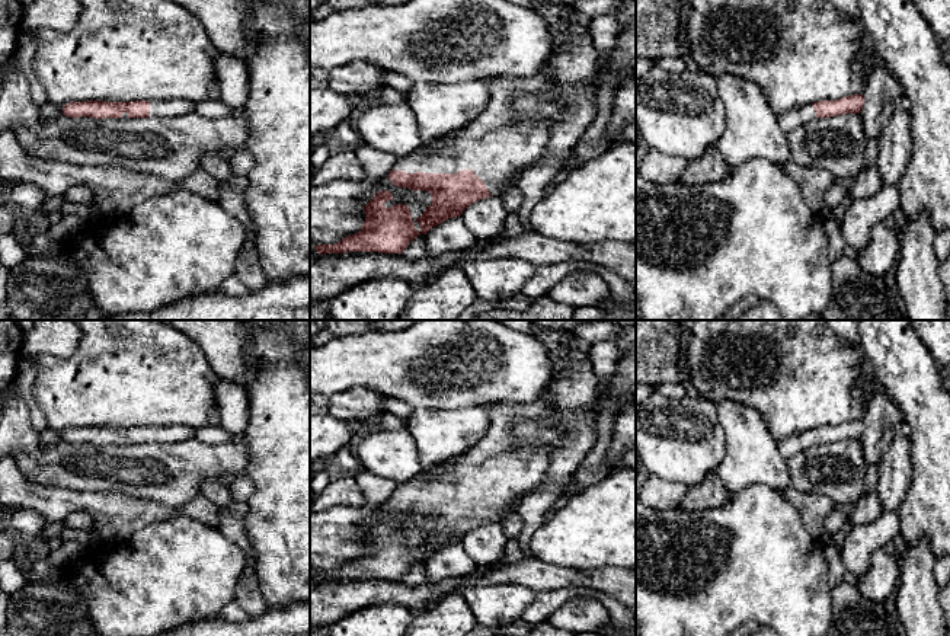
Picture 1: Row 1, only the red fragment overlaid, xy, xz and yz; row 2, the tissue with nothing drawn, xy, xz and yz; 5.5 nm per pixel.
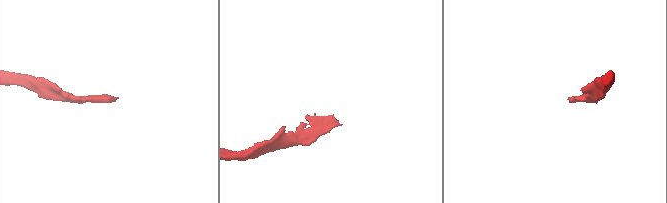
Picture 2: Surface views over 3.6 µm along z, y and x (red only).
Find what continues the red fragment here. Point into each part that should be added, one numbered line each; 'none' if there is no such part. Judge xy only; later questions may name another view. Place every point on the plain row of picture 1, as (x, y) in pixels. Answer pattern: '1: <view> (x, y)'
1: xy (157, 434)

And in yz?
1: yz (790, 446)

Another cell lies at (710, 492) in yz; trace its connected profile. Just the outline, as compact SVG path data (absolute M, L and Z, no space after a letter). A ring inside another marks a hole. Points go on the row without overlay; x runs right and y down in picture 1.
M710 472L695 486L687 488L679 508L687 512L723 506L732 498L717 472Z

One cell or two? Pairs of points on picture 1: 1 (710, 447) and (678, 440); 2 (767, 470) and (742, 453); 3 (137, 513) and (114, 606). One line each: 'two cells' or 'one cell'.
1: one cell
2: one cell
3: two cells

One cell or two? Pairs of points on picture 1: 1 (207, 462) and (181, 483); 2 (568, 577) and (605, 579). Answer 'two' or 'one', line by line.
1: one
2: one

